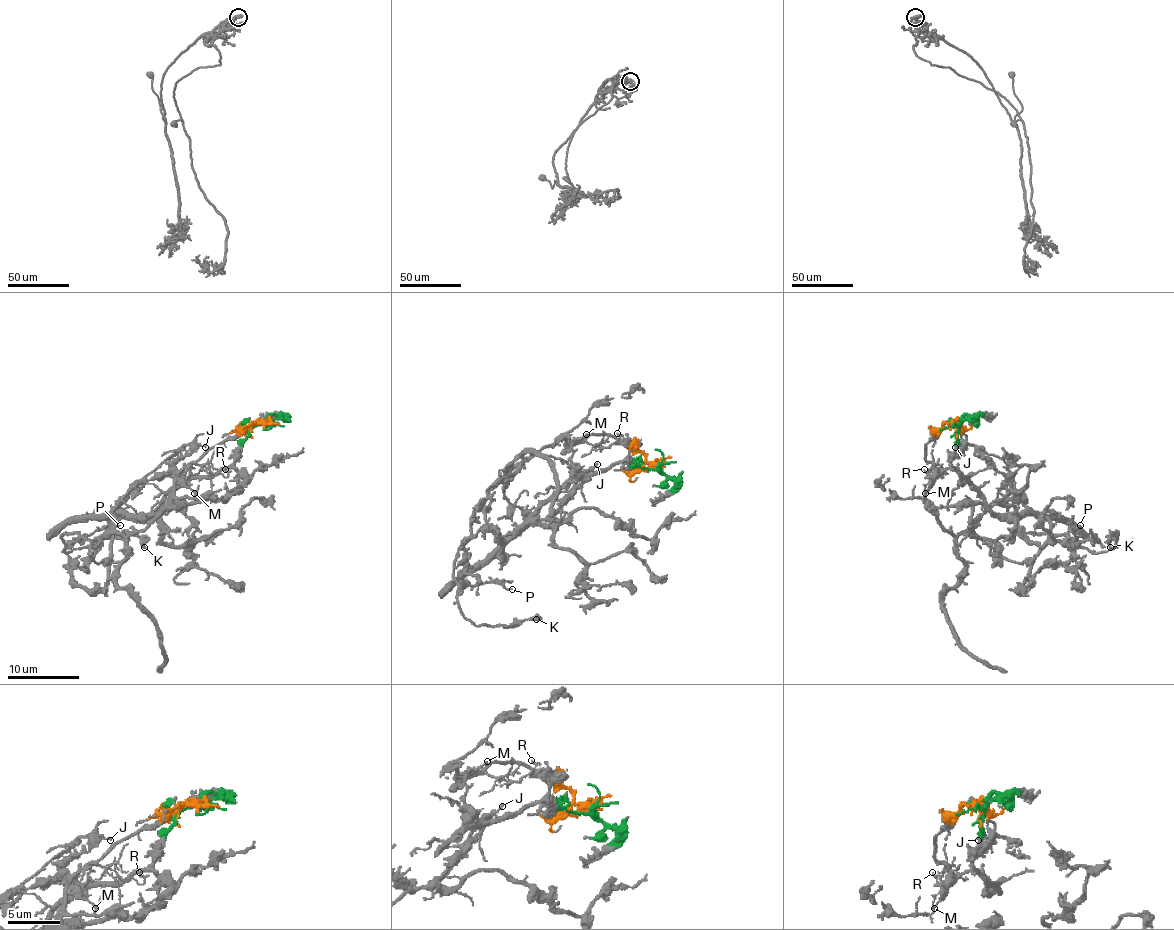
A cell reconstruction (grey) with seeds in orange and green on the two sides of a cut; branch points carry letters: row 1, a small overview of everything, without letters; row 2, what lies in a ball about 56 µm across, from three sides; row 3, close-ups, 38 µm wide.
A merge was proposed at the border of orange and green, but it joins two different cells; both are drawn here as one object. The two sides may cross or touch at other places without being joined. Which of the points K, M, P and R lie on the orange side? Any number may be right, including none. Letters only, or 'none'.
K, M, P, R

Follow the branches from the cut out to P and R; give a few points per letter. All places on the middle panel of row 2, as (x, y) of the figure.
P: (655, 465), (610, 435), (569, 444), (560, 435), (517, 463), (476, 508), (453, 574), (458, 583), (512, 588)
R: (655, 465), (626, 442), (619, 442), (610, 435), (590, 435), (587, 440), (608, 447), (617, 438), (617, 433)

